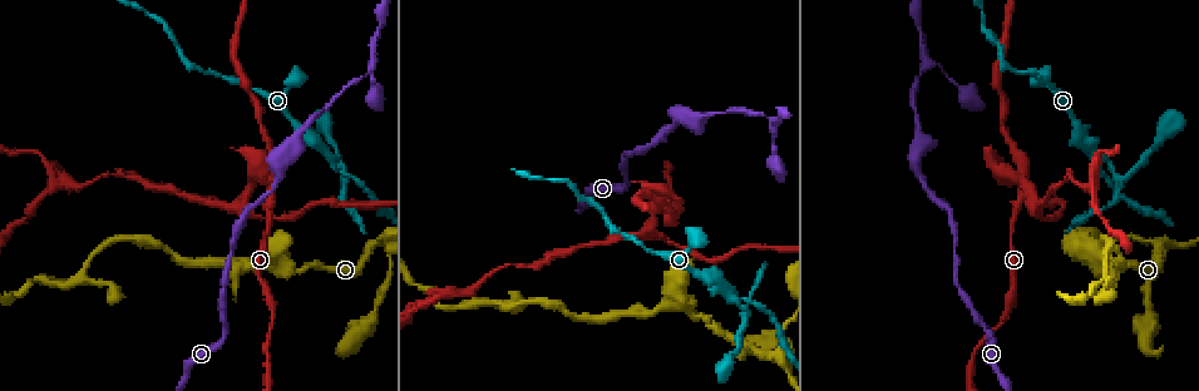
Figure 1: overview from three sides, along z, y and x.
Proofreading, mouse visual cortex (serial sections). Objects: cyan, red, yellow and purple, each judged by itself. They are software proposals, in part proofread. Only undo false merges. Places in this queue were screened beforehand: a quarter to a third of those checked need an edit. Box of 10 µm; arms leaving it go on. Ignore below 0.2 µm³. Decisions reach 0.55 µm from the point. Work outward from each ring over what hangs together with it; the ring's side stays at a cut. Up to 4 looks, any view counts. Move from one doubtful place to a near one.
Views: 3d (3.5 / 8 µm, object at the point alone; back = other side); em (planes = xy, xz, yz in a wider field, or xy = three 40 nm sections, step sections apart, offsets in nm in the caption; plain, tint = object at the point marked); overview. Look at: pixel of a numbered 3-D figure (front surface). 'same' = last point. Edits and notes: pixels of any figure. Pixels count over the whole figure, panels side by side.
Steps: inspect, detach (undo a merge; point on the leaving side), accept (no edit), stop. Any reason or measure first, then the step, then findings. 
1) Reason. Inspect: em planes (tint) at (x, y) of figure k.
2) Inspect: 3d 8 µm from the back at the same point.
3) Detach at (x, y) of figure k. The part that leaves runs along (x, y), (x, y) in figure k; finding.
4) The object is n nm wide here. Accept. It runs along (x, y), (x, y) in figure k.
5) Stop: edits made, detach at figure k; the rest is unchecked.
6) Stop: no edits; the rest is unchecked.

Calibre changes. Inspect: 3d 3.5 µm at (330, 156) of figure 1.

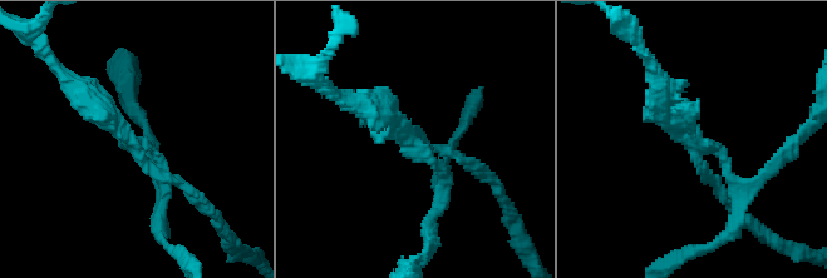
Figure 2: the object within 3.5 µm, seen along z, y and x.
3 arms meet here; the arms are 150, 150, 350 nm wide; now the EM. Inspect: em xy step 2 (tint) at (411, 147) of figure 2.

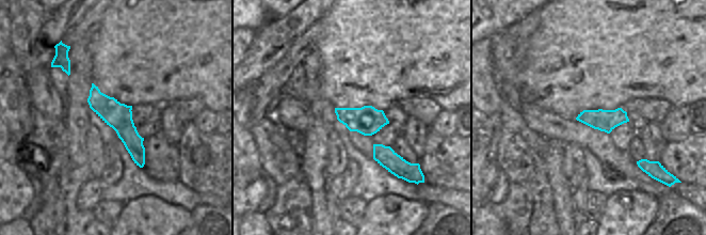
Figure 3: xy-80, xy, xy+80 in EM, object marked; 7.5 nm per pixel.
Detach at (438, 195) of figure 2. The part that leaves runs along (426, 154), (444, 180), (429, 228) in figure 2; a second cell is stuck on.

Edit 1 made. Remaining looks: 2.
Inspect: 3d 3.5 µm at (675, 221) of figure 1.

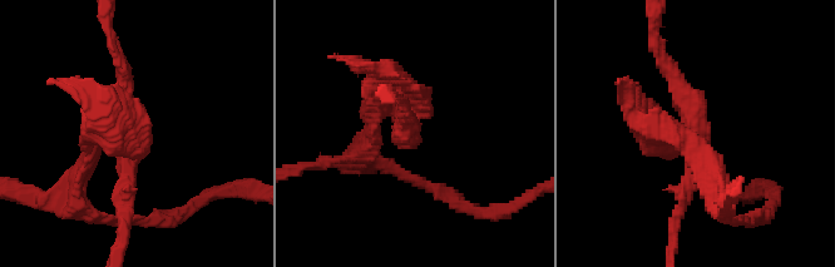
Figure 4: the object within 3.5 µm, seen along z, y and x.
Now the EM. Inspect: em xy step 2 (tint) at (127, 141) of figure 4.

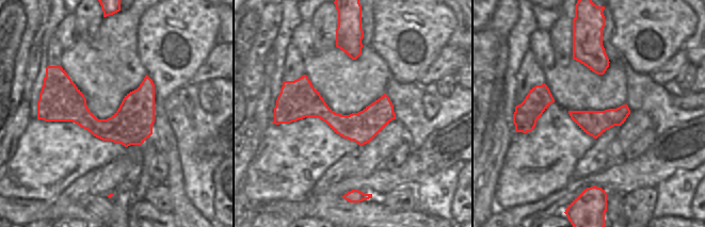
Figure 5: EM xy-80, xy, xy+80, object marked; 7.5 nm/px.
The object is 240 nm wide here. Detach at (652, 108) of figure 4. The part that leaves runs along (680, 142), (721, 188) in figure 4; two cells meet here.

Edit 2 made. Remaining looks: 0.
Stop: edits made, detach at figure 2, detach at figure 4; the rest is unchecked.

